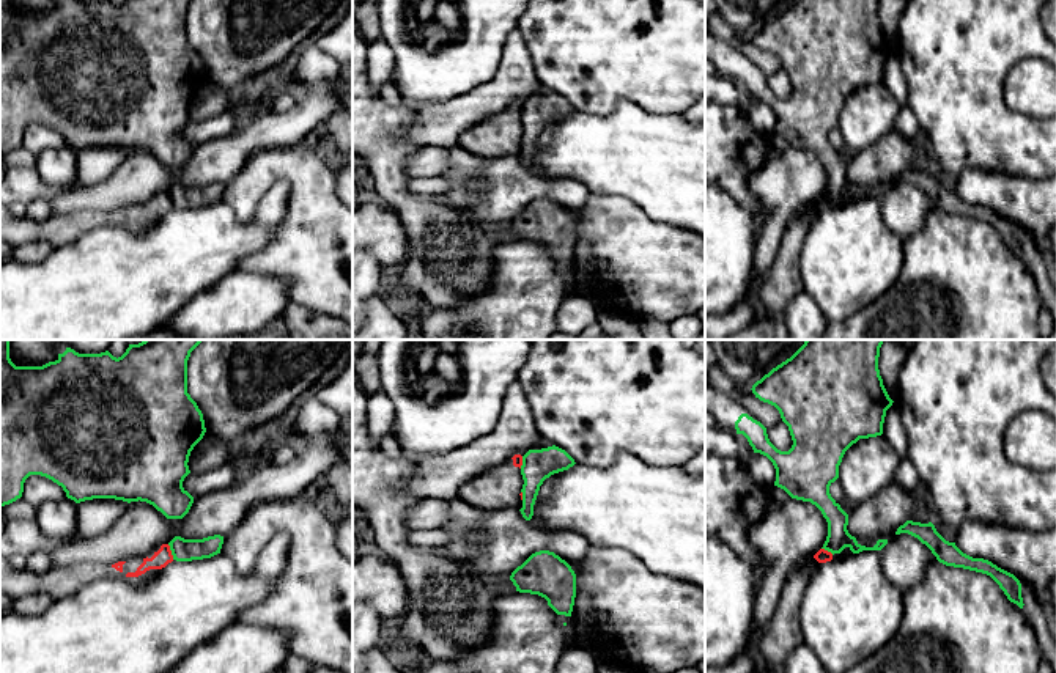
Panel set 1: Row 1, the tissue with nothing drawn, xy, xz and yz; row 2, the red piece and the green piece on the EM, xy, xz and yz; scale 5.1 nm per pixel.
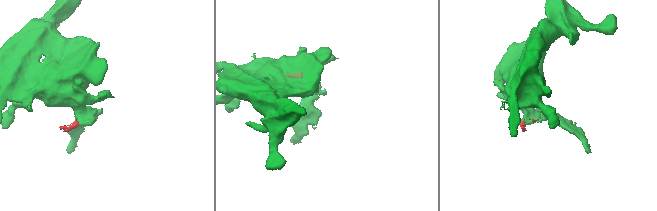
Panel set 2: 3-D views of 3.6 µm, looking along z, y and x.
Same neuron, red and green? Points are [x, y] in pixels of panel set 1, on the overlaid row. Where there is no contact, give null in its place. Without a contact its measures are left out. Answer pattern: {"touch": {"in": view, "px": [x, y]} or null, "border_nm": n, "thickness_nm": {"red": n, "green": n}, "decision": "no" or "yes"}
{"touch": {"in": "xy", "px": [170, 552]}, "border_nm": 90, "thickness_nm": {"red": 90, "green": 110}, "decision": "no"}

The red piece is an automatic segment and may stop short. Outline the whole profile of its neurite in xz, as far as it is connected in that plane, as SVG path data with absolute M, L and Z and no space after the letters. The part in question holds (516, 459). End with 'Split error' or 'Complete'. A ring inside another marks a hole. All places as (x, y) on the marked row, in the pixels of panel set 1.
M515 454L502 465L469 480L458 497L480 509L519 509L522 500L522 456Z. Split error

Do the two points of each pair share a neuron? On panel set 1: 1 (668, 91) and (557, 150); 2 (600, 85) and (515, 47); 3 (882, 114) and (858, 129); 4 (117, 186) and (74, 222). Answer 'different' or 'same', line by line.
1: different
2: different
3: same
4: different

